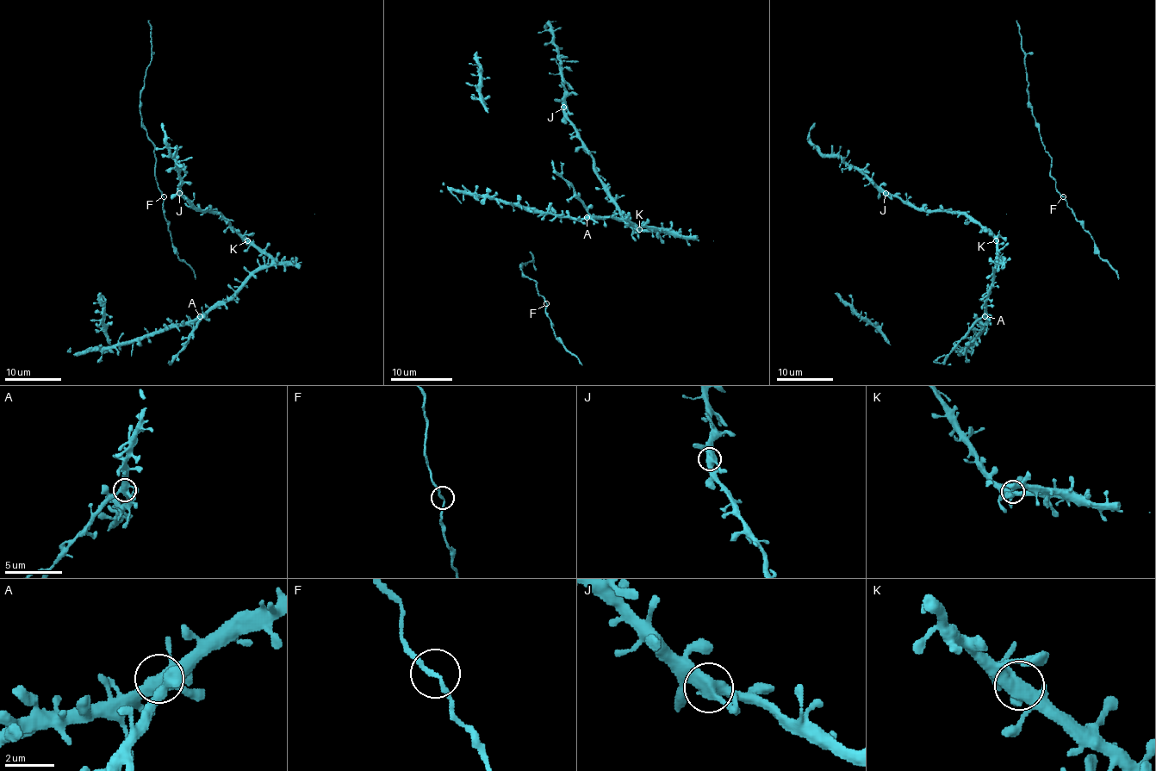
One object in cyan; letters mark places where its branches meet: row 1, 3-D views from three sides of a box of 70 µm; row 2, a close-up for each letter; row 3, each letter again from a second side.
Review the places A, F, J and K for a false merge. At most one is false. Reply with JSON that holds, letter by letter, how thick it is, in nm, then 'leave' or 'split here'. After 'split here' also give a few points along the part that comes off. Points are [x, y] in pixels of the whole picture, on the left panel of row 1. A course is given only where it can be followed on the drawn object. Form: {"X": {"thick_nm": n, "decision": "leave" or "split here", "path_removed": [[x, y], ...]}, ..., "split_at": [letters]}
{"A": {"thick_nm": 440, "decision": "leave"}, "F": {"thick_nm": 160, "decision": "leave"}, "J": {"thick_nm": 600, "decision": "leave"}, "K": {"thick_nm": 440, "decision": "leave"}, "split_at": []}

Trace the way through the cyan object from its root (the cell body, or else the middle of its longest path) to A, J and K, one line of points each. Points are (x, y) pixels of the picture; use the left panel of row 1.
A: (269, 264), (262, 265), (231, 296), (218, 301), (200, 316)
J: (269, 264), (269, 257), (250, 245), (218, 214), (198, 209), (178, 194)
K: (269, 264), (269, 257), (262, 254), (247, 240)

